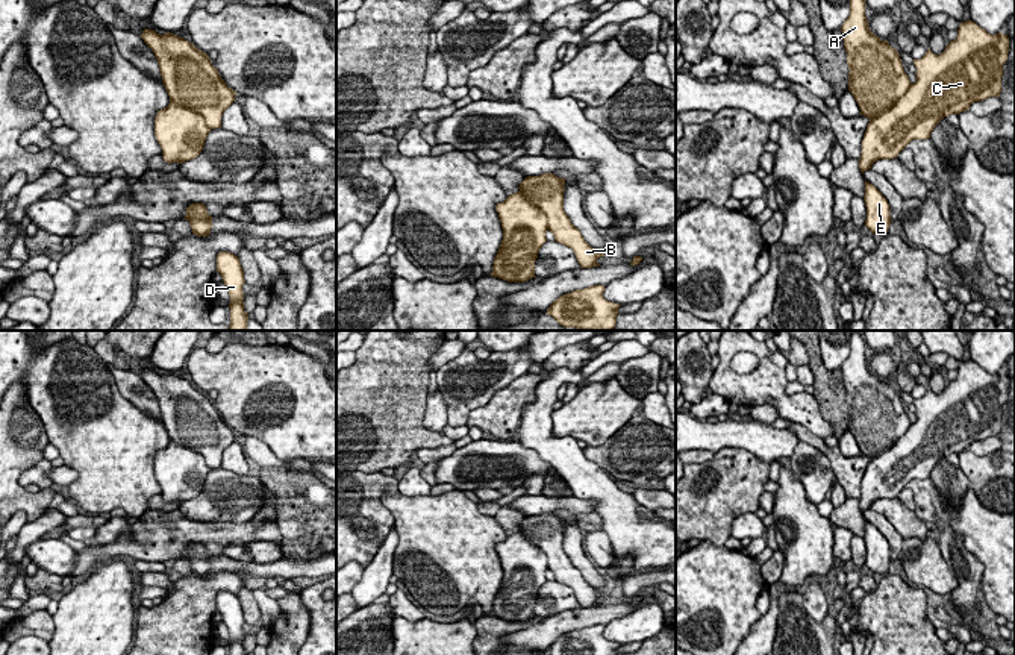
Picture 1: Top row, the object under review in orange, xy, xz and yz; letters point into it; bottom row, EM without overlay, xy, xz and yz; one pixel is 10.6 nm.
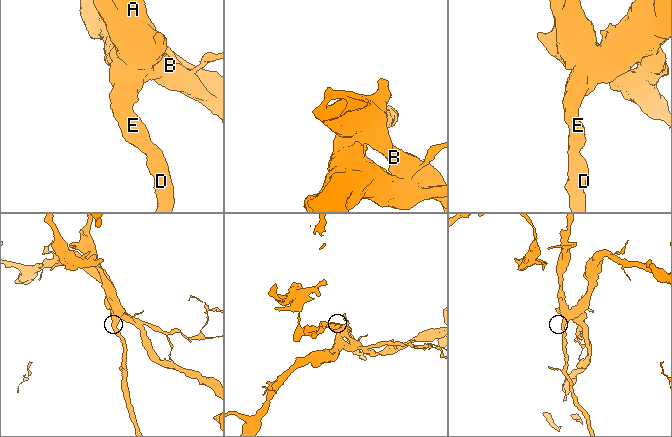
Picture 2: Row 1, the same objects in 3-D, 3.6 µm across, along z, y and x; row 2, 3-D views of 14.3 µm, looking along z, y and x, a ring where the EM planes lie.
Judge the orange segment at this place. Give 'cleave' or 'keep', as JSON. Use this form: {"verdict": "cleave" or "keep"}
{"verdict": "cleave"}

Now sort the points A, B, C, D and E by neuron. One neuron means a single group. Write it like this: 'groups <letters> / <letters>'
groups A B / C D E

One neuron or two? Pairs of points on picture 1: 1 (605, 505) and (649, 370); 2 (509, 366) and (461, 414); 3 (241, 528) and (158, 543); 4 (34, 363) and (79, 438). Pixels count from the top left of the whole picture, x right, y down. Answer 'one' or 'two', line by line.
1: two
2: one
3: one
4: one

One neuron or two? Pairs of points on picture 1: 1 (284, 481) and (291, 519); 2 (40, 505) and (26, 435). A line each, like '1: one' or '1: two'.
1: one
2: one

